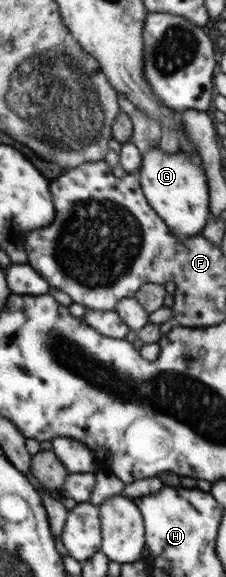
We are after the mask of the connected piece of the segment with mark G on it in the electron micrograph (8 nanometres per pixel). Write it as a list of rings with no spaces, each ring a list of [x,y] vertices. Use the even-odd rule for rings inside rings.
[[[154,145],[143,153],[139,175],[143,195],[172,231],[172,236],[186,240],[203,233],[209,213],[209,186],[203,166],[196,166],[192,158],[184,156],[181,151],[165,153]]]

